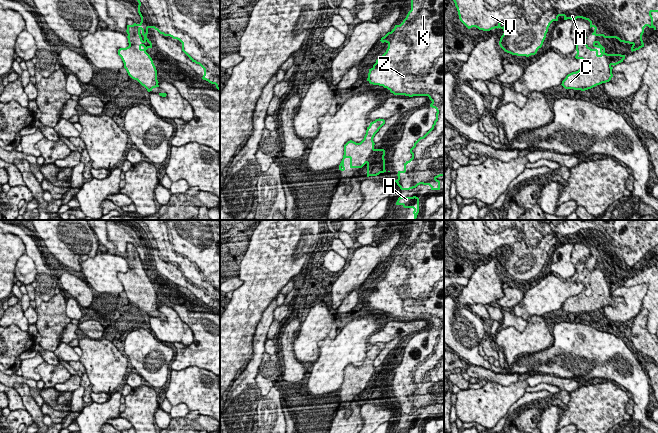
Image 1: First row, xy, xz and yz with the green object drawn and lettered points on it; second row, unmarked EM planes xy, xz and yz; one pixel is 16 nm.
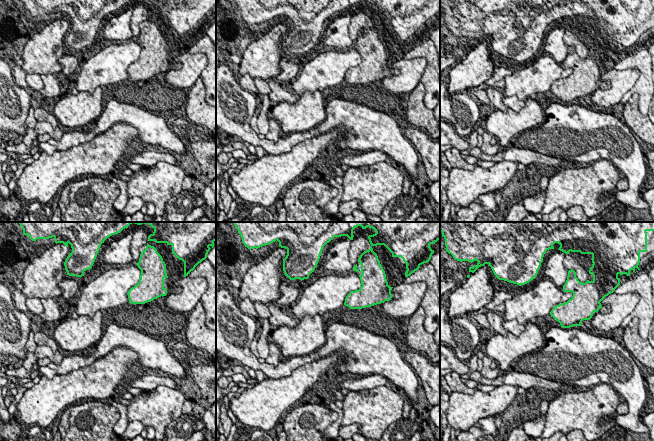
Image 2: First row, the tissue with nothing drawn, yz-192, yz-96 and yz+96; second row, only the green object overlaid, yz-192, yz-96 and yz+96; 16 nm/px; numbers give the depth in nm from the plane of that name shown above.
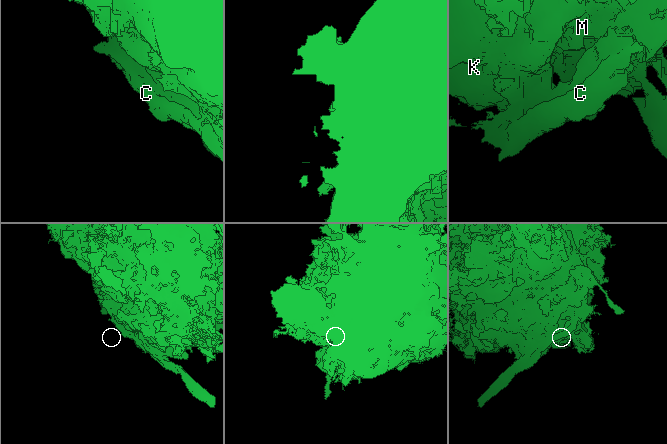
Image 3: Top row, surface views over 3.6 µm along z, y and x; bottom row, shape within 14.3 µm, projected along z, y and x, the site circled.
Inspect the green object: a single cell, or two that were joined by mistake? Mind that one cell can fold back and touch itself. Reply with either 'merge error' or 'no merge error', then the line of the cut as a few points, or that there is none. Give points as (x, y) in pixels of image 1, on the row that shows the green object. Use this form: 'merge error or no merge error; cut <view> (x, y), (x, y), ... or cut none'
merge error; cut yz (589, 61), (603, 65), (599, 71), (601, 74), (611, 74)

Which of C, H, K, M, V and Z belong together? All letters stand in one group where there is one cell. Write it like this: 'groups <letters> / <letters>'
groups C / H K M V Z

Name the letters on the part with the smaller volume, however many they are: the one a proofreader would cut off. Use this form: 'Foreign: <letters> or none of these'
Foreign: C

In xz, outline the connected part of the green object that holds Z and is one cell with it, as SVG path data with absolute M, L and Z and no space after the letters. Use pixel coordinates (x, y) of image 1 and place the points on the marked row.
M411 0L411 10L403 22L395 25L380 41L386 42L388 48L369 69L367 81L387 88L394 95L428 96L432 101L430 107L437 111L432 128L414 143L410 149L412 158L404 163L403 171L398 171L395 182L401 190L410 190L420 184L429 185L431 190L440 190L437 178L444 176L444 0Z

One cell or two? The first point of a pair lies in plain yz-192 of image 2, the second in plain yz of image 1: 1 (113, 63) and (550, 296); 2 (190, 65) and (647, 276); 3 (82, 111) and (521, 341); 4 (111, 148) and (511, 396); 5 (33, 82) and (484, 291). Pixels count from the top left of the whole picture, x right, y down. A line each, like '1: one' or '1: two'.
1: one
2: two
3: one
4: one
5: two

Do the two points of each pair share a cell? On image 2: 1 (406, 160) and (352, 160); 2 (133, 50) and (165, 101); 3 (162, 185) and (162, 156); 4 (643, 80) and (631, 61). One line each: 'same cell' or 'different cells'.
1: different cells
2: same cell
3: different cells
4: same cell

